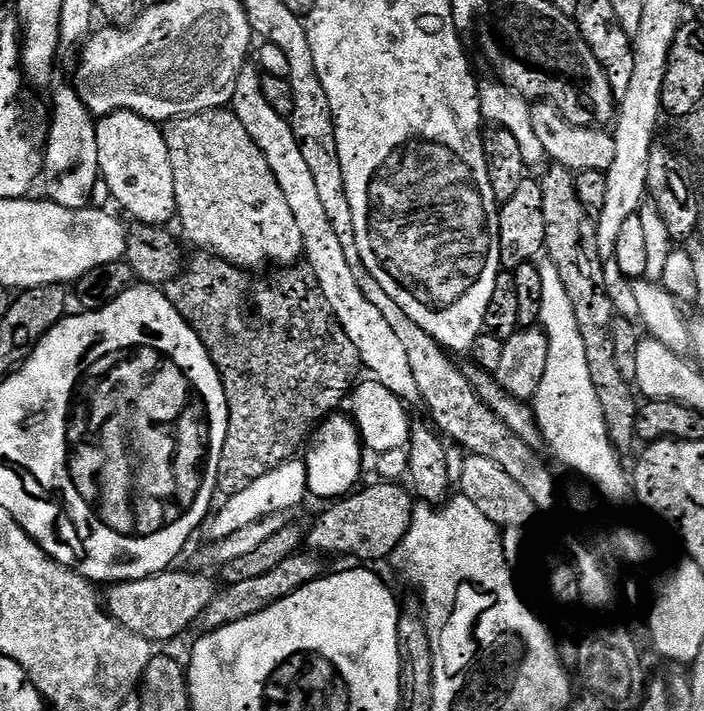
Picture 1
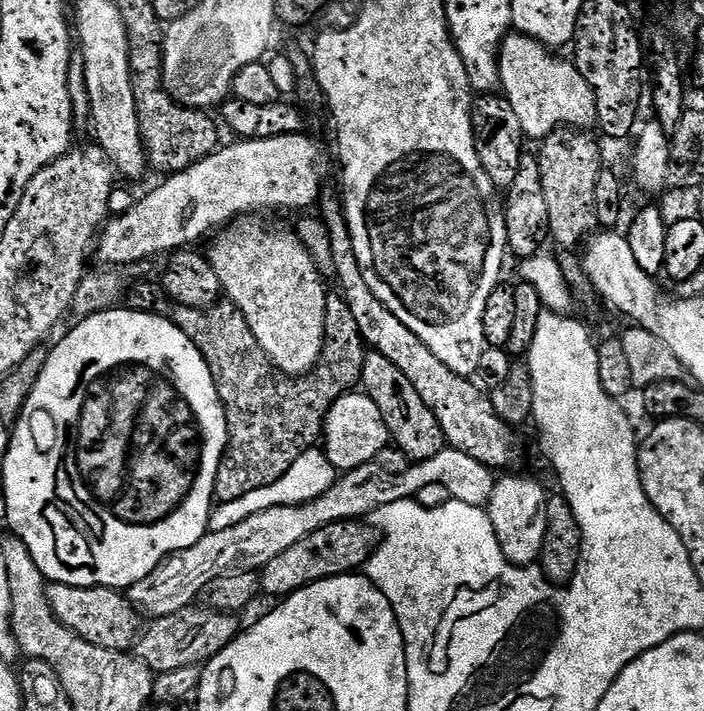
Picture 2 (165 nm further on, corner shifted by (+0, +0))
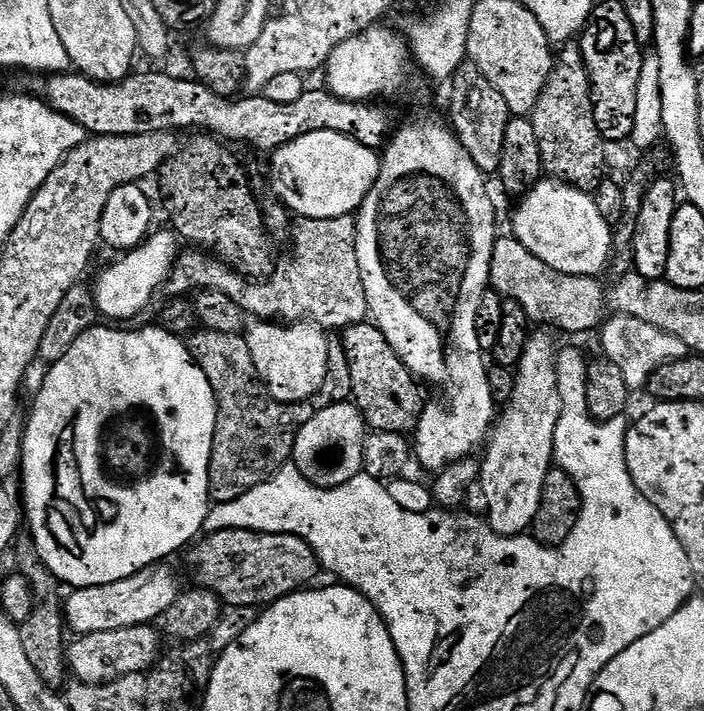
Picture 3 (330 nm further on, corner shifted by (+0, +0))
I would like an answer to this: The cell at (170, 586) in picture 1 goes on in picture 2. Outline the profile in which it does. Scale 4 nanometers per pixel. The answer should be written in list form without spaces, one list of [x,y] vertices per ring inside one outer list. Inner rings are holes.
[[[65,584],[47,585],[50,610],[78,638],[111,652],[128,652],[141,631],[141,613],[137,612],[123,591],[114,588],[71,588]]]

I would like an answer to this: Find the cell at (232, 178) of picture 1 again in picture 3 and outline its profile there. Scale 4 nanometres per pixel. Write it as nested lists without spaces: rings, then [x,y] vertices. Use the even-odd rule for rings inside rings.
[[[253,319],[247,325],[246,339],[250,358],[254,358],[256,375],[273,400],[283,404],[303,404],[319,393],[328,377],[328,336],[325,329],[311,322],[283,324]]]

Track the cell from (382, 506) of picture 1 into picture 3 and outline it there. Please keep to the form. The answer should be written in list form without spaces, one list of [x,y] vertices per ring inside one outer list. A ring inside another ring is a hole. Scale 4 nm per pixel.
[[[241,528],[212,530],[188,554],[192,576],[196,579],[193,581],[213,592],[228,608],[263,609],[291,592],[307,589],[316,572],[321,571],[316,551],[289,532],[251,532]]]

